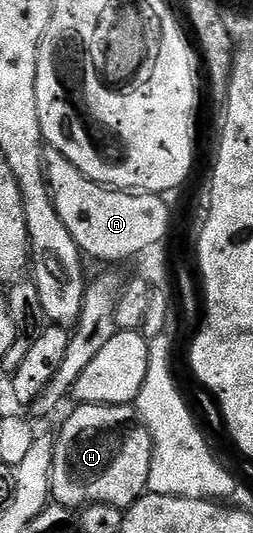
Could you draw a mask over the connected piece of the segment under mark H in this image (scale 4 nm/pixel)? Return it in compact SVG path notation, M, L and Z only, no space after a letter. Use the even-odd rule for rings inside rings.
M101 404L76 405L75 411L63 422L59 438L54 439L55 455L51 473L51 496L58 505L68 508L86 508L93 504L120 508L132 506L148 493L147 481L153 460L153 444L147 425L139 418L134 405L102 406Z

